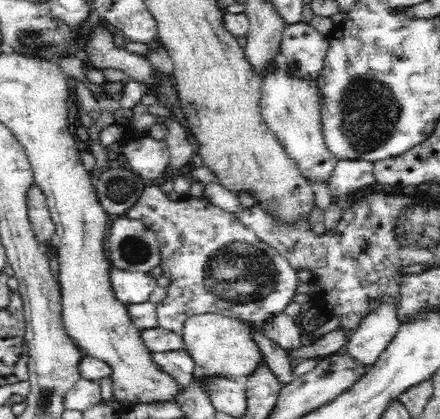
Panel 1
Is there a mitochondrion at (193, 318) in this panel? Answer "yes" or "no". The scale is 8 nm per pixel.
no

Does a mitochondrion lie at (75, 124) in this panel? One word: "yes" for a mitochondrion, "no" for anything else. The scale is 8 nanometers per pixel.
no

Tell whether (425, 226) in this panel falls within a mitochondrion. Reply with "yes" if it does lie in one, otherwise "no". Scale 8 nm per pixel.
yes

